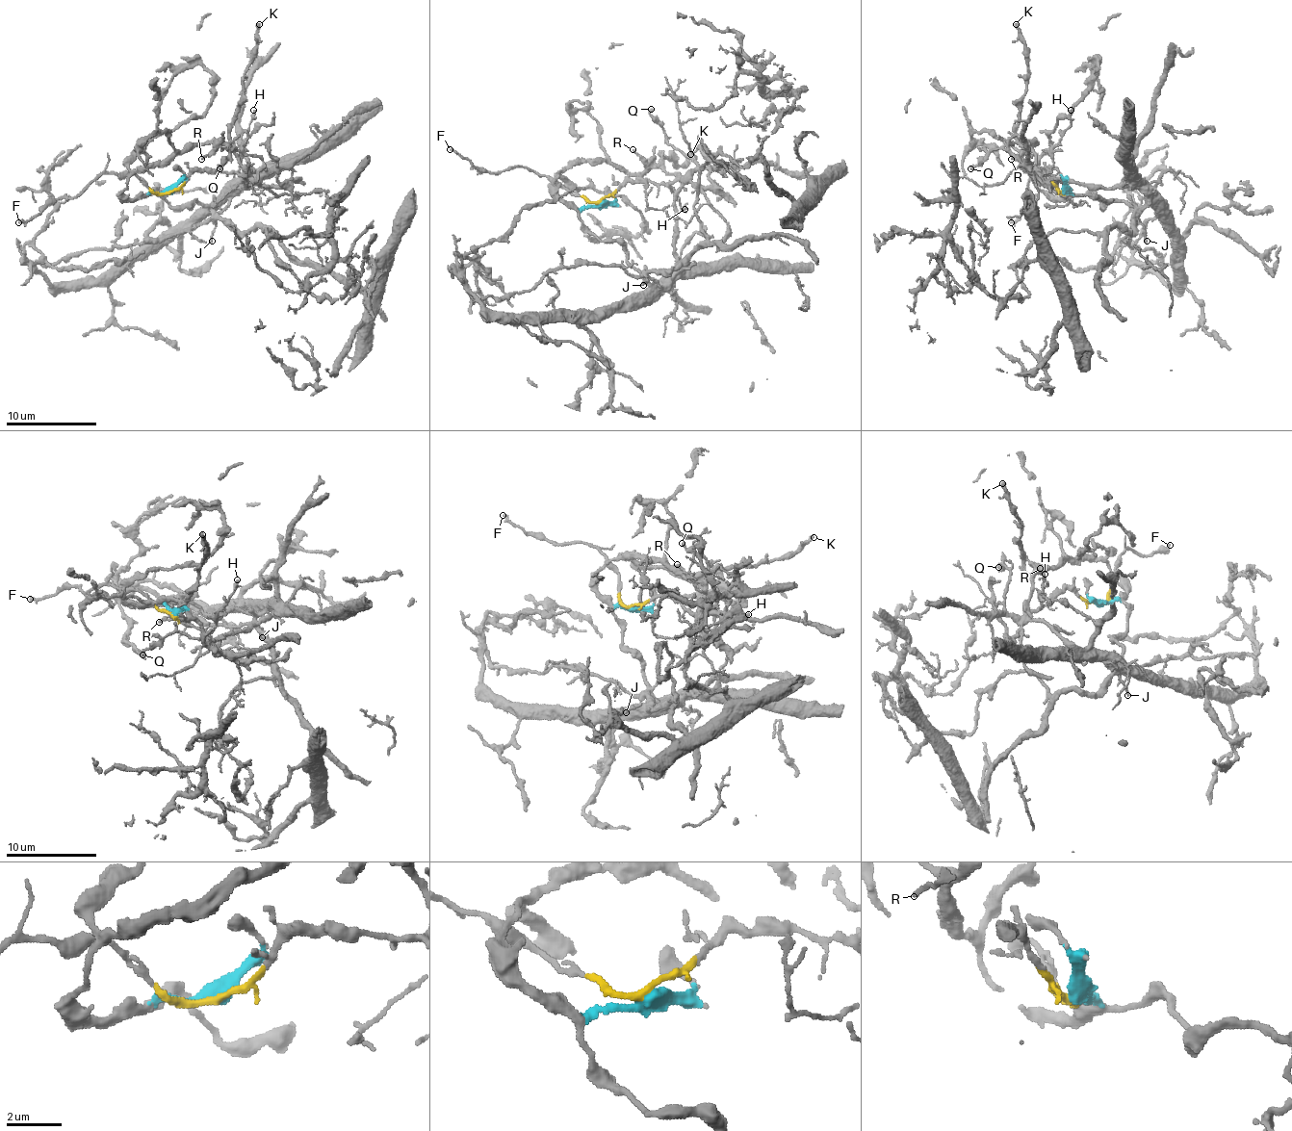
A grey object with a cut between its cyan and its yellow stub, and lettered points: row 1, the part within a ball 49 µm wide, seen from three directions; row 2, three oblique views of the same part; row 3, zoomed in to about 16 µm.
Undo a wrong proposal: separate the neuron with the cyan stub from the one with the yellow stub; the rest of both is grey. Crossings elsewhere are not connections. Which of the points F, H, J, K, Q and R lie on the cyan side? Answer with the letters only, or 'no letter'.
J, K, R

